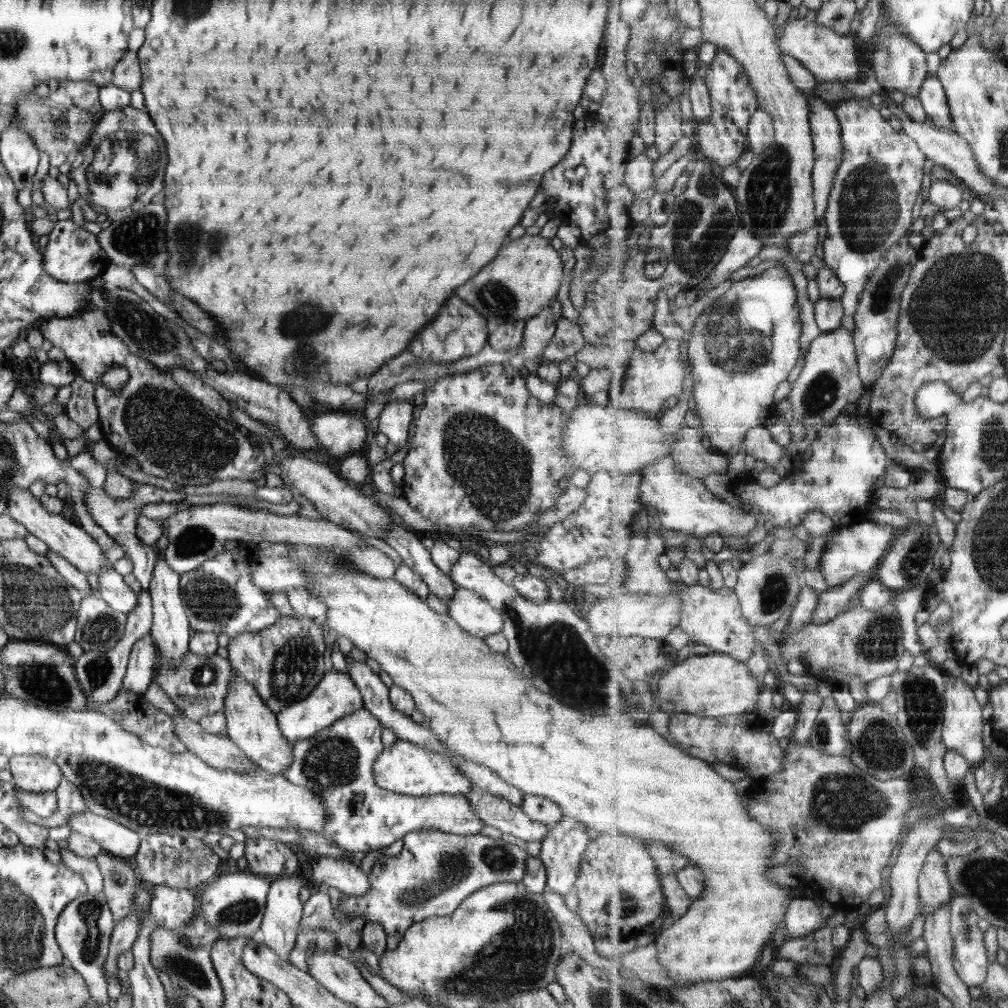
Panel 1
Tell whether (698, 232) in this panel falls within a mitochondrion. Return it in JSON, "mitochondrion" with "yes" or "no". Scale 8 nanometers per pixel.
{"mitochondrion":"yes"}

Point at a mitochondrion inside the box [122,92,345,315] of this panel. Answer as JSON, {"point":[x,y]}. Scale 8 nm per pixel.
{"point":[186,237]}

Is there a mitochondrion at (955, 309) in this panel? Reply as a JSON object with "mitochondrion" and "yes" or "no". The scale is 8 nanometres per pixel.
{"mitochondrion":"yes"}

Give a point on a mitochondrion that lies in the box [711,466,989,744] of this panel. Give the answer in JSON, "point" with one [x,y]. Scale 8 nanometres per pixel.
{"point":[876,642]}

